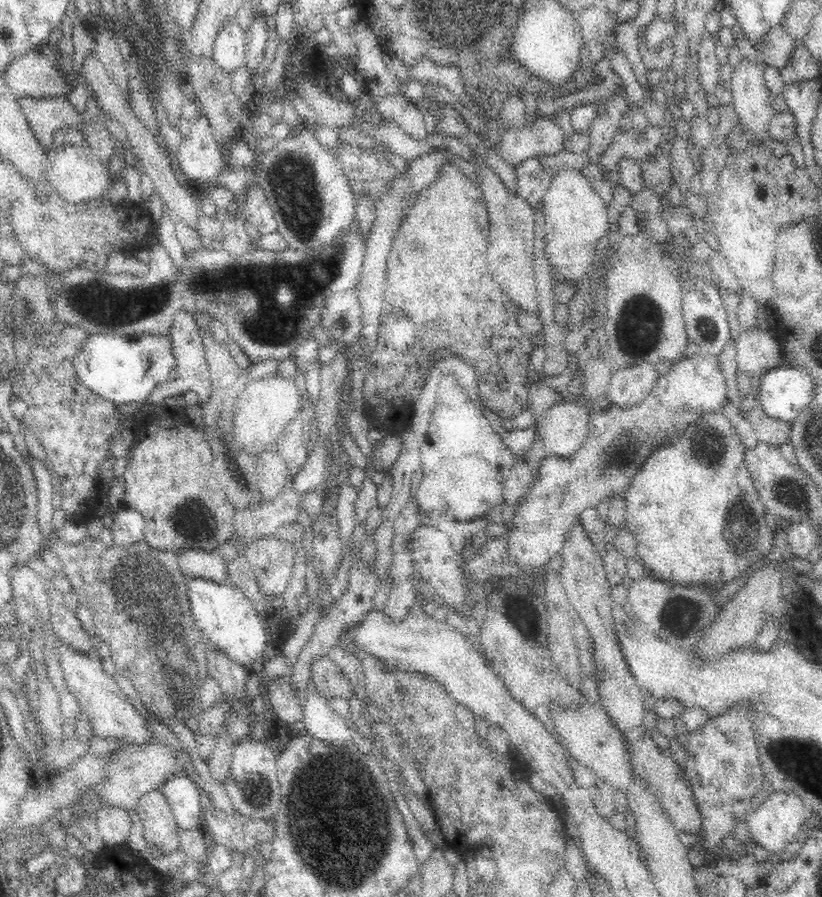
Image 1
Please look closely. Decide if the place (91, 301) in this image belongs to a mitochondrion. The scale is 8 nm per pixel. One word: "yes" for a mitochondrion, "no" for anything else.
yes

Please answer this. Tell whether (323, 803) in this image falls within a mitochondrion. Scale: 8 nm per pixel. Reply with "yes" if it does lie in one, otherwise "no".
yes

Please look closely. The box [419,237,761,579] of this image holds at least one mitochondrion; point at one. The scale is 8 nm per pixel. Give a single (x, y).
(639, 324)

